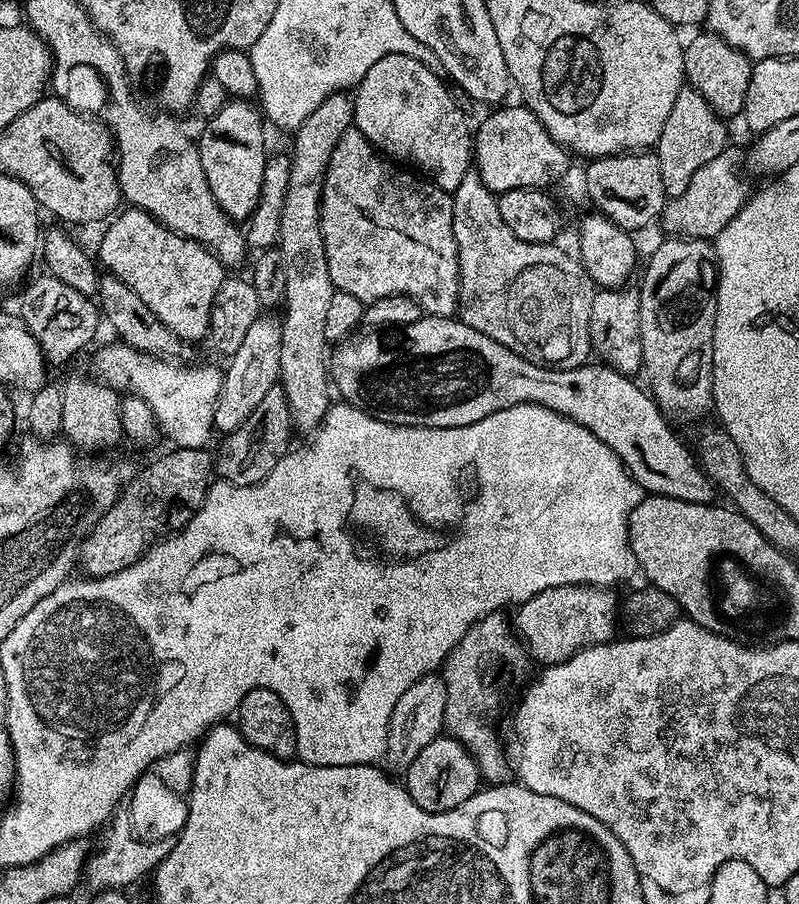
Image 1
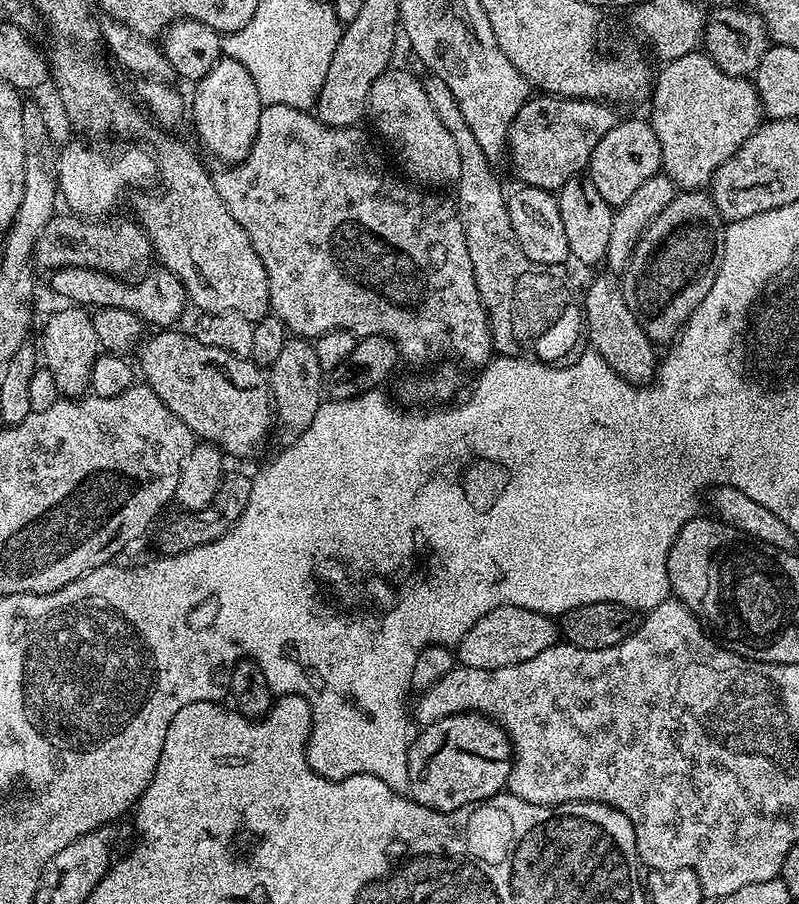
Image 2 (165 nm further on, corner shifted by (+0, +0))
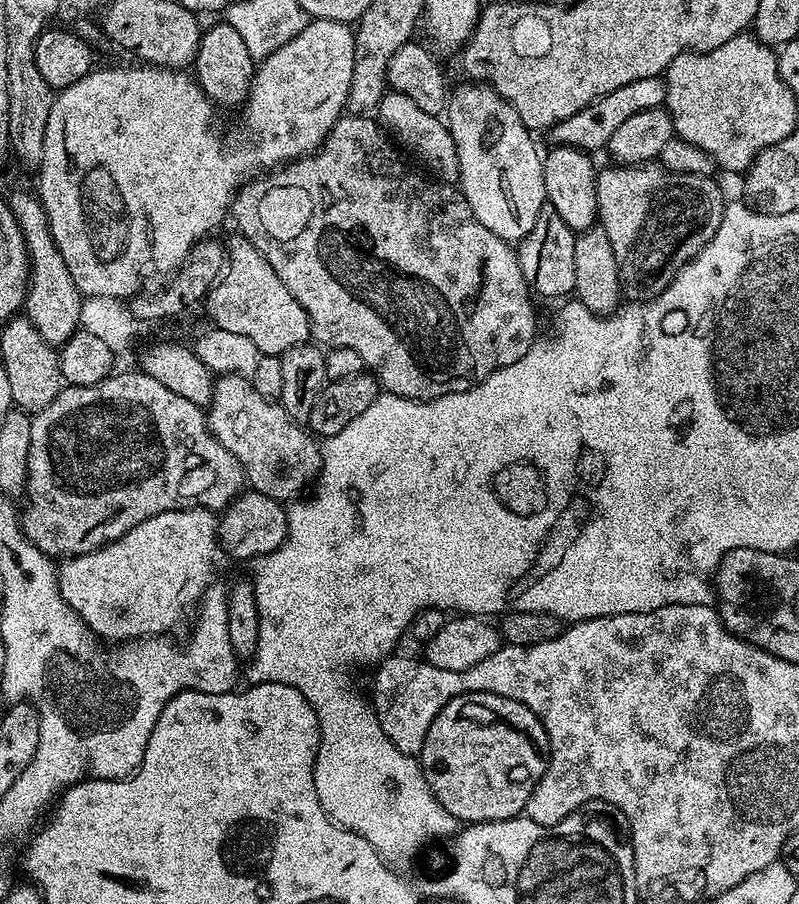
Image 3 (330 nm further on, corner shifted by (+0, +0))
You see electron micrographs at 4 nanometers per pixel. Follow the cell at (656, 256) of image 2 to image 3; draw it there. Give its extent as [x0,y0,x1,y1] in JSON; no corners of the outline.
[596,162,726,301]

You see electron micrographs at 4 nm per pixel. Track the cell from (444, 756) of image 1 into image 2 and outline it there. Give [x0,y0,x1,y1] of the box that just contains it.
[408,712,512,812]

